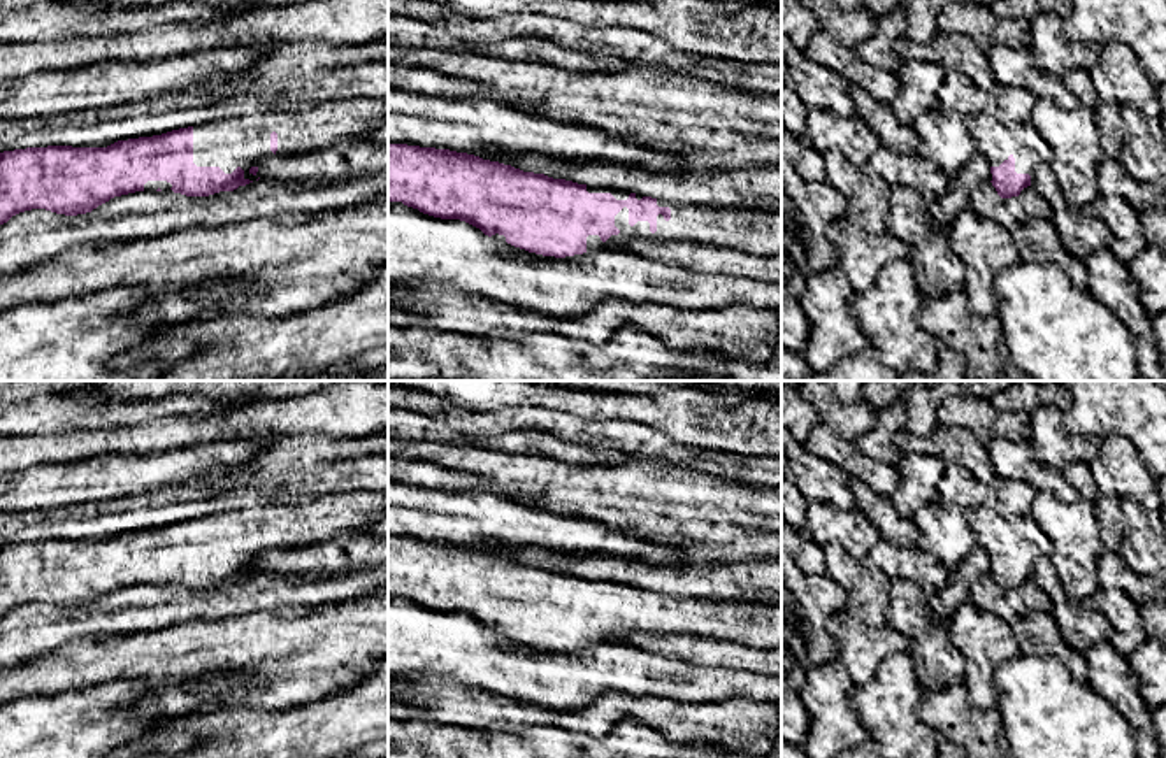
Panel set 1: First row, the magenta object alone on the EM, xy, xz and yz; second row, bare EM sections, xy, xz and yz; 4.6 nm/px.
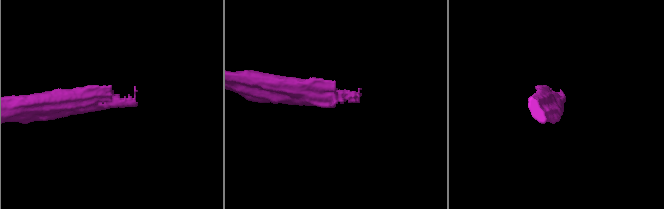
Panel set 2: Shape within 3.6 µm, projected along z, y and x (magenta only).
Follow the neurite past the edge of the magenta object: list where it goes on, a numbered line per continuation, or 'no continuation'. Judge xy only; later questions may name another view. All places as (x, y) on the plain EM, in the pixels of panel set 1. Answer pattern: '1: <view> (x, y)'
1: xy (241, 534)

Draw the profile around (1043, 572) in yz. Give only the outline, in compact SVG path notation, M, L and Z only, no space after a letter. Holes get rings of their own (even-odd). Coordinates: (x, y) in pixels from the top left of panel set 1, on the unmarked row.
M1040 556L1036 560L1034 567L1031 568L1031 579L1050 598L1052 614L1055 614L1064 605L1066 593L1048 556Z

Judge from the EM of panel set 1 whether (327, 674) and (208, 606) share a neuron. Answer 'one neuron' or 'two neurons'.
two neurons

